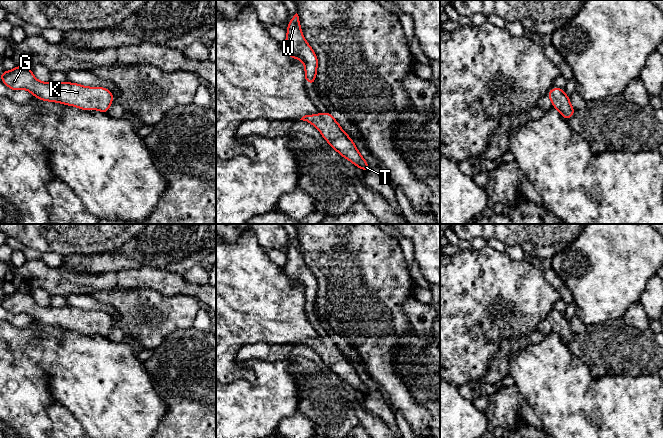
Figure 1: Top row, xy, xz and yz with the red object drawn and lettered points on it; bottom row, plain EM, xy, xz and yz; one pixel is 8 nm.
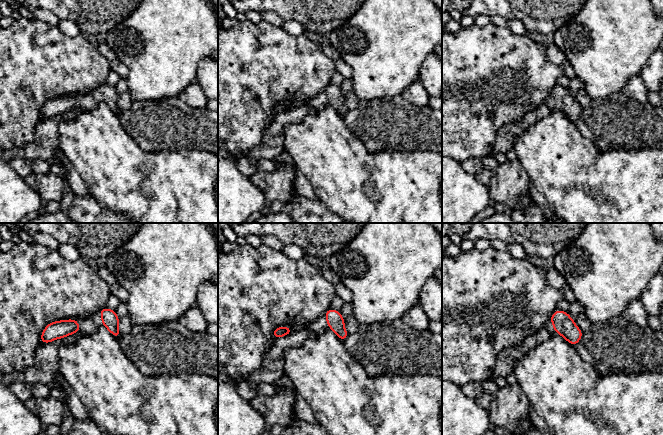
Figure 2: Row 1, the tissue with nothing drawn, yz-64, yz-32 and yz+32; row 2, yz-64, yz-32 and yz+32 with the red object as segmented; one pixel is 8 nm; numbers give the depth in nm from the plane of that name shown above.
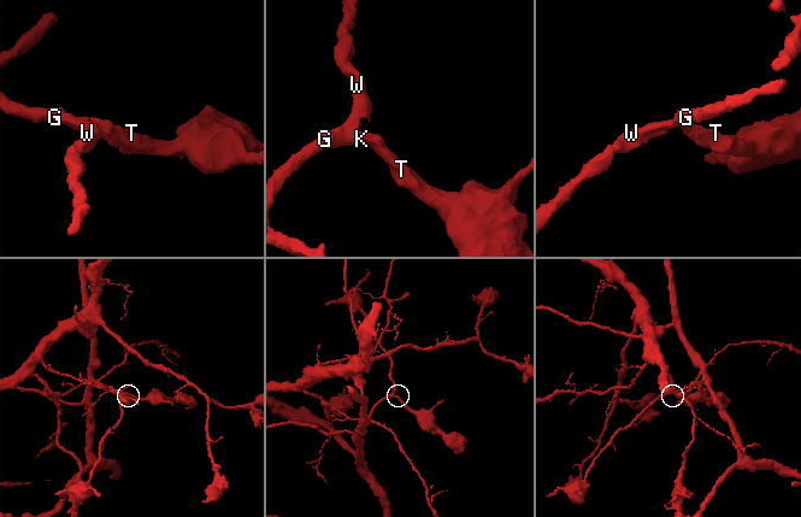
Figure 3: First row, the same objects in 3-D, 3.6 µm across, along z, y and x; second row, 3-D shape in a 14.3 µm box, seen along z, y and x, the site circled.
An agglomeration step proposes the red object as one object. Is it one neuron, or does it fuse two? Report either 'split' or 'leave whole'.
leave whole

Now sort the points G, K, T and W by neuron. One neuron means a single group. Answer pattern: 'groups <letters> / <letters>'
groups G K T W

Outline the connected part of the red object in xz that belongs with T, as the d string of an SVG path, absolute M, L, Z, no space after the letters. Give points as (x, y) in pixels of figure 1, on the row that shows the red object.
M329 112L315 115L305 115L300 120L314 125L323 138L343 157L351 161L356 167L362 168L365 173L370 169L357 150L353 140L342 130L340 124Z

